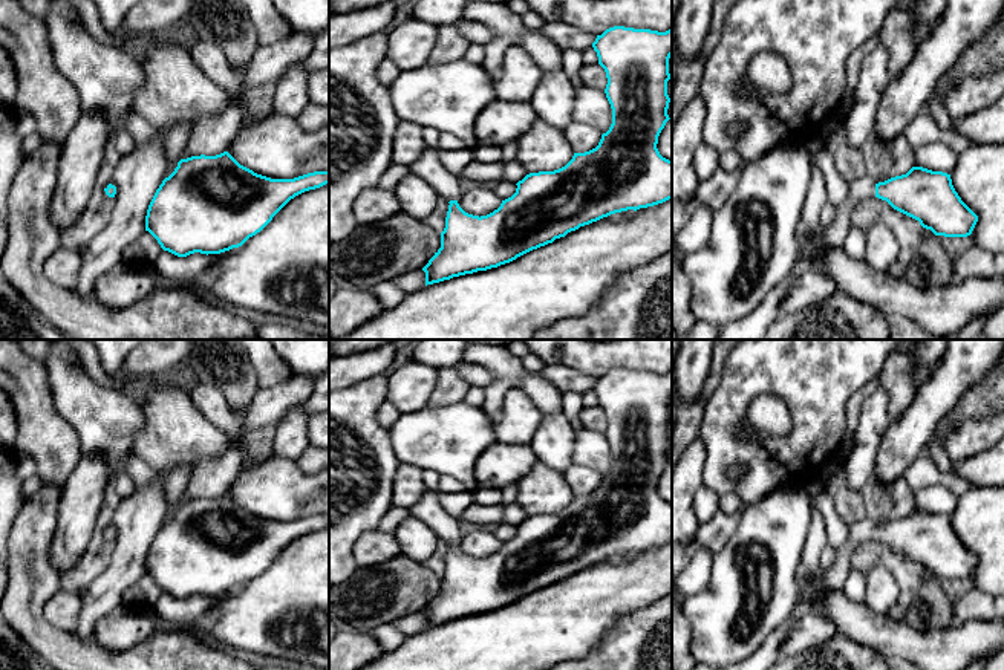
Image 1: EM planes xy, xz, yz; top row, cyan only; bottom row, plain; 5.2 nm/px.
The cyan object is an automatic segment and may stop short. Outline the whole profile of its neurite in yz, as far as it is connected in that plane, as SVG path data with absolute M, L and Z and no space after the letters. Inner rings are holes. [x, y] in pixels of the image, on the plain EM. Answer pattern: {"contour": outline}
{"contour": "M912 509L906 517L878 526L865 519L848 526L848 540L837 548L833 568L819 571L816 580L800 590L790 620L774 629L753 655L725 670L770 670L779 661L781 647L793 624L810 612L820 612L819 595L843 589L852 569L851 552L868 540L886 543L935 578L967 580L978 564L978 558L961 543L947 516Z"}

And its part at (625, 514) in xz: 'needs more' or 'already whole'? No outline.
needs more

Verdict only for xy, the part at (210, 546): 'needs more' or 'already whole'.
already whole

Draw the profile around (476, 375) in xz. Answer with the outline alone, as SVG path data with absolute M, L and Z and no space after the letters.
M459 363L456 369L462 375L462 378L474 387L487 389L494 379L493 373L487 367L479 364Z

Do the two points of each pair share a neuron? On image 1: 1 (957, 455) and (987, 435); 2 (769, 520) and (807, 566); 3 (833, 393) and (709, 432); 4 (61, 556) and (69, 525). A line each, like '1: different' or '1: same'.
1: same
2: different
3: same
4: same

